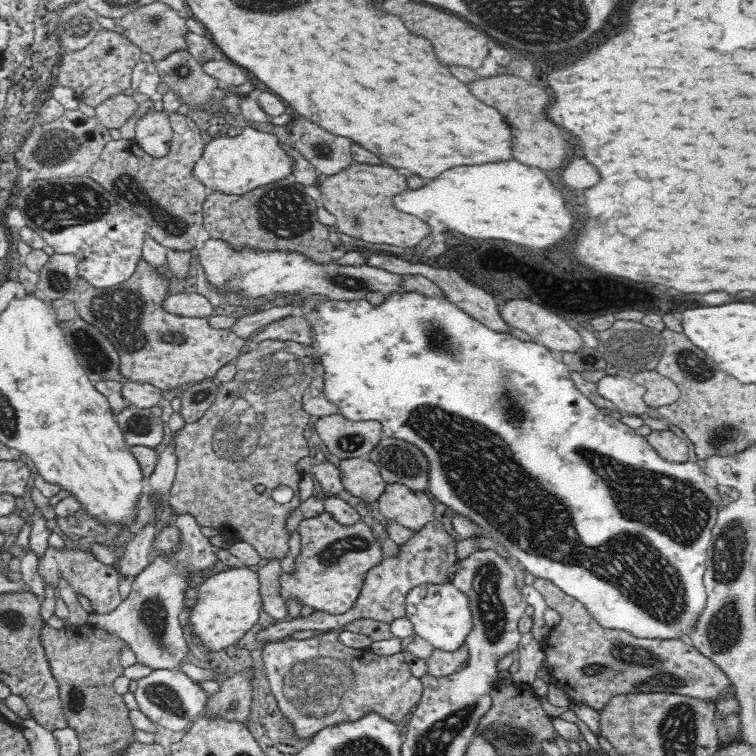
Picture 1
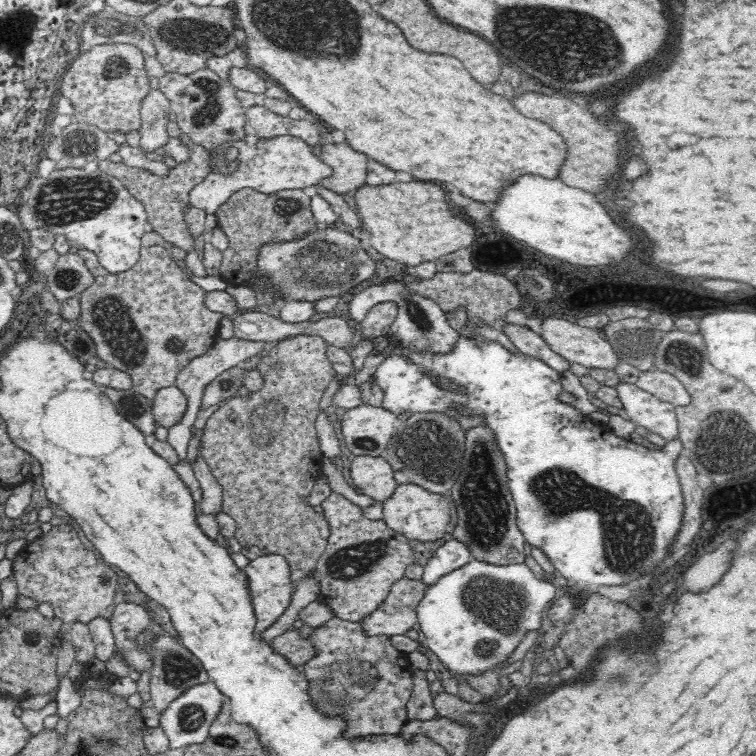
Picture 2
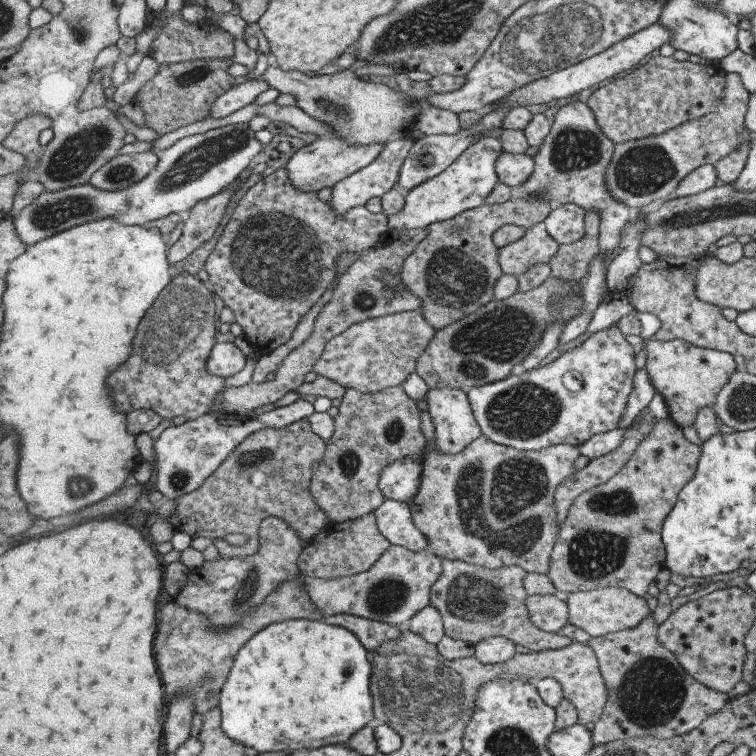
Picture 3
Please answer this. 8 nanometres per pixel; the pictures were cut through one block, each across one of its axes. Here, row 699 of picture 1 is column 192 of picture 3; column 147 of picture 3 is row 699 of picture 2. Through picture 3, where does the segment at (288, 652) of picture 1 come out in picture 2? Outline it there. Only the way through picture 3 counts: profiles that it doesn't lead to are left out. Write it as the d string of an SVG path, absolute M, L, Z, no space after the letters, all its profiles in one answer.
M332 618L326 624L313 627L310 637L316 647L317 655L303 665L303 671L311 686L311 699L317 708L343 714L348 721L345 734L360 736L360 734L396 734L407 721L407 702L412 694L413 670L409 656L397 651L390 637L386 635L368 636L361 622L349 622L340 618Z

